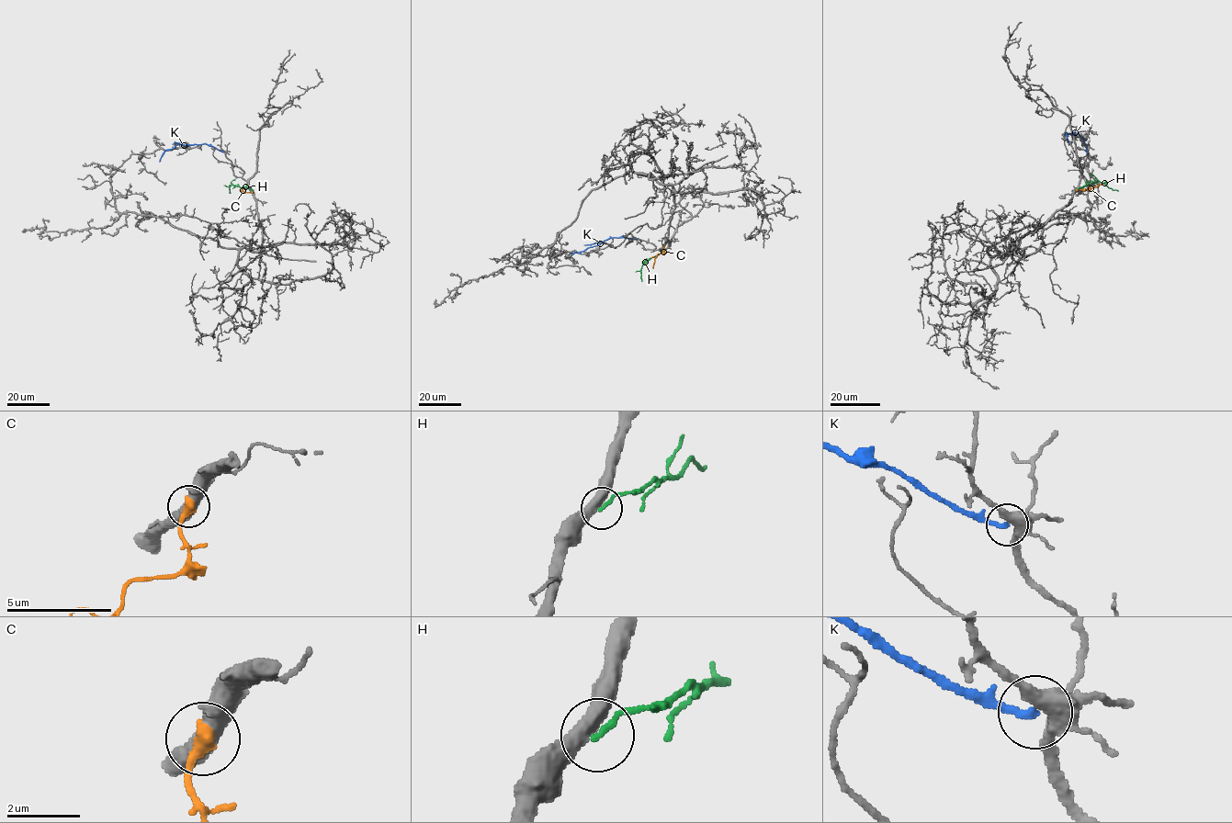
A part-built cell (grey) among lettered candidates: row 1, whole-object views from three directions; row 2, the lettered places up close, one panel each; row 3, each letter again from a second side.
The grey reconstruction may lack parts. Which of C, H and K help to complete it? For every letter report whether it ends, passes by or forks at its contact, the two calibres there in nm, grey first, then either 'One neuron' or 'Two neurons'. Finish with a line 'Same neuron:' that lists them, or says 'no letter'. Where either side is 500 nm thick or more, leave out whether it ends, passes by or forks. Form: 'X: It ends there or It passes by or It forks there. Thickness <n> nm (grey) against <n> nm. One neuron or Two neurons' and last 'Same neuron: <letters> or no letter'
C: It ends there. Thickness 480 nm (grey) against 420 nm. Two neurons
H: It ends there. Thickness 480 nm (grey) against 160 nm. One neuron
K: It ends there. Thickness 380 nm (grey) against 240 nm. Two neurons
Same neuron: H

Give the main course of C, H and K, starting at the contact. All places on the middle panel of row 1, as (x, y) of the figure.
C: (663, 246), (663, 252), (654, 259), (653, 268)
H: (663, 247), (661, 253), (644, 263), (640, 270), (642, 281)
K: (636, 239), (610, 237), (570, 255)

